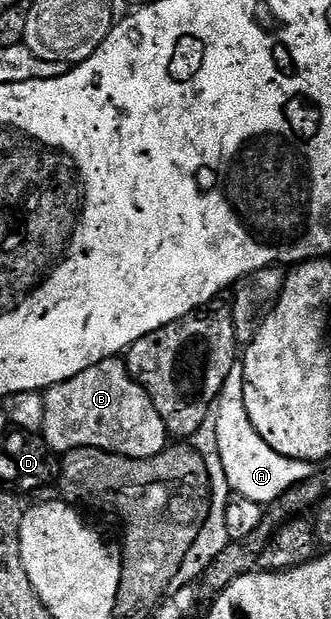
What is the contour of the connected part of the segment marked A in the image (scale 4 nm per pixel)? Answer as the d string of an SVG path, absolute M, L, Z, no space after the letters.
M237 363L230 371L214 409L214 421L215 417L214 449L220 453L229 487L235 496L254 499L259 505L266 507L271 501L283 497L288 490L312 476L314 469L309 462L295 461L286 455L278 455L278 451L271 449L258 435L246 409L243 364Z

